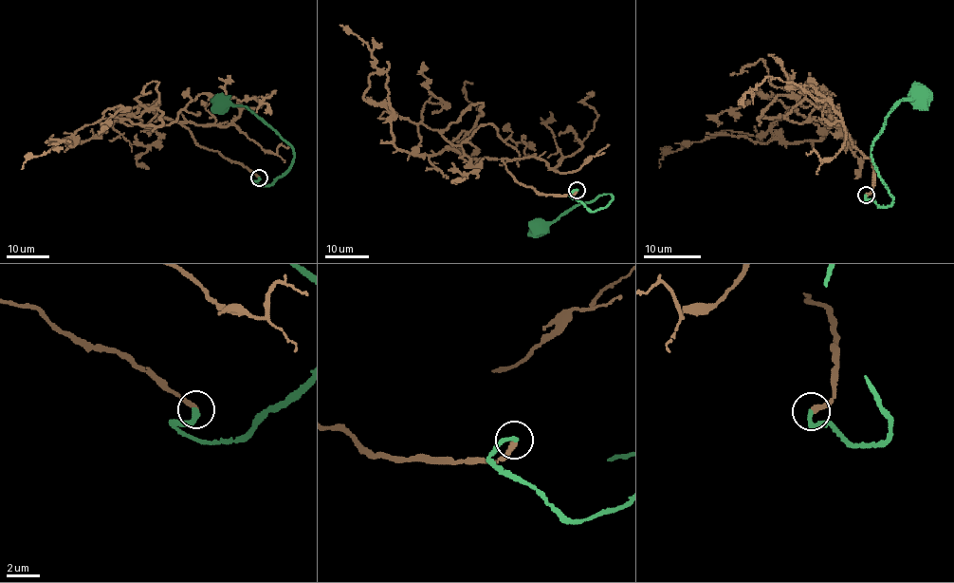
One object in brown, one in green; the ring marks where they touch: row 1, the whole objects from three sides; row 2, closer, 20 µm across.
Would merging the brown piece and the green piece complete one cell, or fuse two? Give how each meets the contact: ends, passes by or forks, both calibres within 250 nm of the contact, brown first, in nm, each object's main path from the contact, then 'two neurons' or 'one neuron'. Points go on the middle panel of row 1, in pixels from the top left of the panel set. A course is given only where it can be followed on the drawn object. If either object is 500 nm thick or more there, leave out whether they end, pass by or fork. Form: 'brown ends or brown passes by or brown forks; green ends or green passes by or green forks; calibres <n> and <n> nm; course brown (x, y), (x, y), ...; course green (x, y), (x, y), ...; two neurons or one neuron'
brown ends; green ends; calibres 300 and 280 nm; course brown (577, 190), (540, 195), (500, 159), (452, 151), (415, 155), (394, 145), (387, 74), (369, 47), (339, 25); course green (577, 190), (573, 197), (592, 211), (612, 199), (598, 195), (541, 233), (536, 229); one neuron

